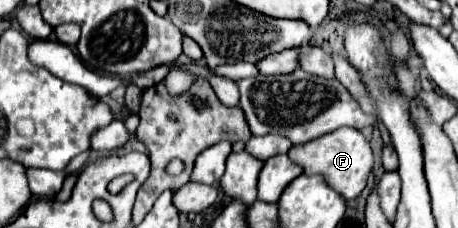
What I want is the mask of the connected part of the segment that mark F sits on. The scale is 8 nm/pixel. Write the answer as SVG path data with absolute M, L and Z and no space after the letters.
M341 128L335 132L329 132L327 136L321 136L319 140L311 140L311 144L293 146L287 156L303 168L303 174L321 174L327 184L339 192L345 200L357 198L369 178L369 172L373 168L373 152L365 136L355 128Z

